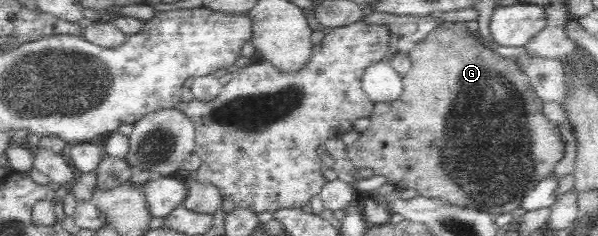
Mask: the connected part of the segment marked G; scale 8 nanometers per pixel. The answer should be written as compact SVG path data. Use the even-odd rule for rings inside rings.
M444 22L433 29L426 38L416 44L408 53L411 59L409 72L402 76L403 96L395 102L374 103L374 108L369 117L370 125L360 133L357 142L345 147L347 160L351 160L355 171L360 168L371 168L374 175L384 176L396 190L415 190L419 197L438 198L449 204L461 205L467 208L488 212L493 219L499 214L520 211L523 197L547 175L553 173L555 165L564 153L564 141L557 129L557 124L551 122L542 109L542 100L533 92L527 81L527 76L519 71L513 60L501 56L493 49L489 49L475 40L473 33L465 26L464 22Z

